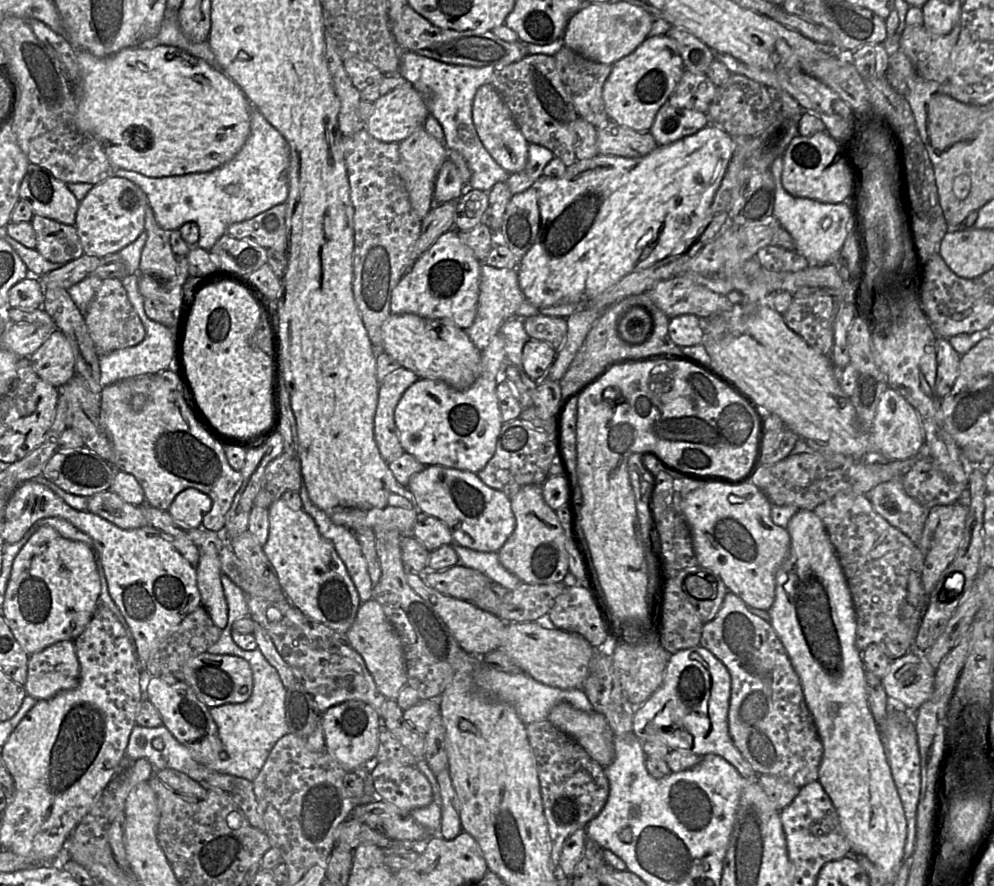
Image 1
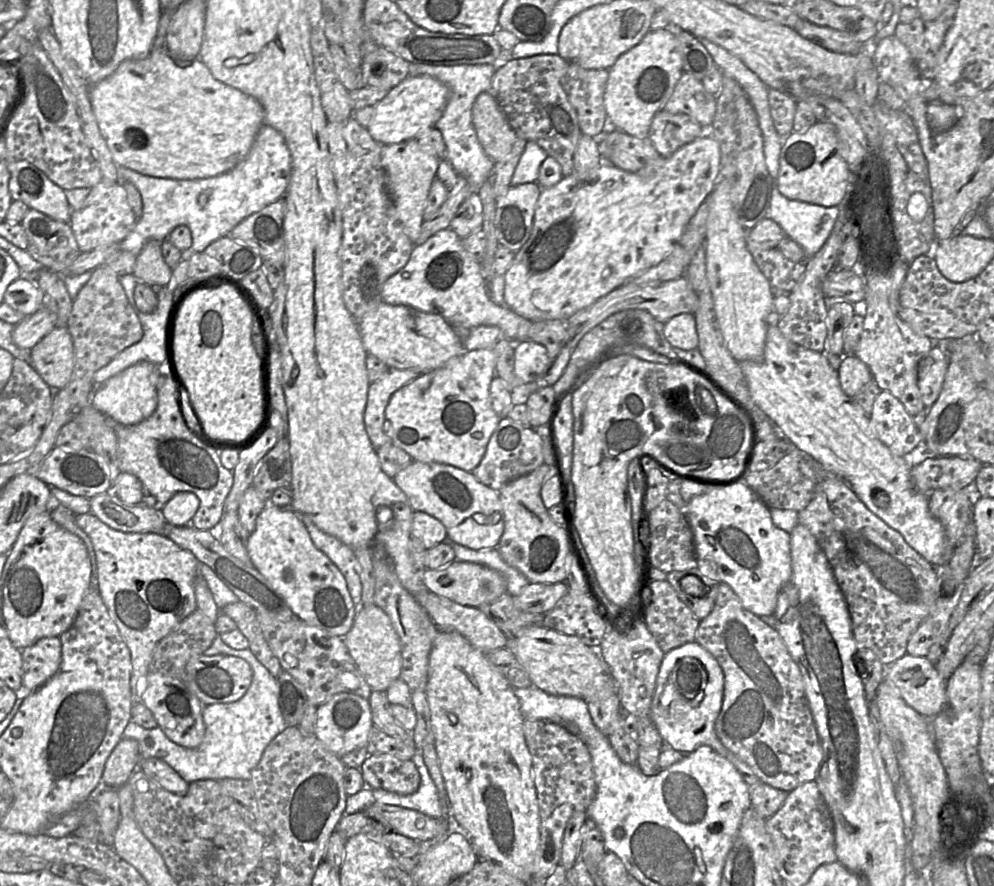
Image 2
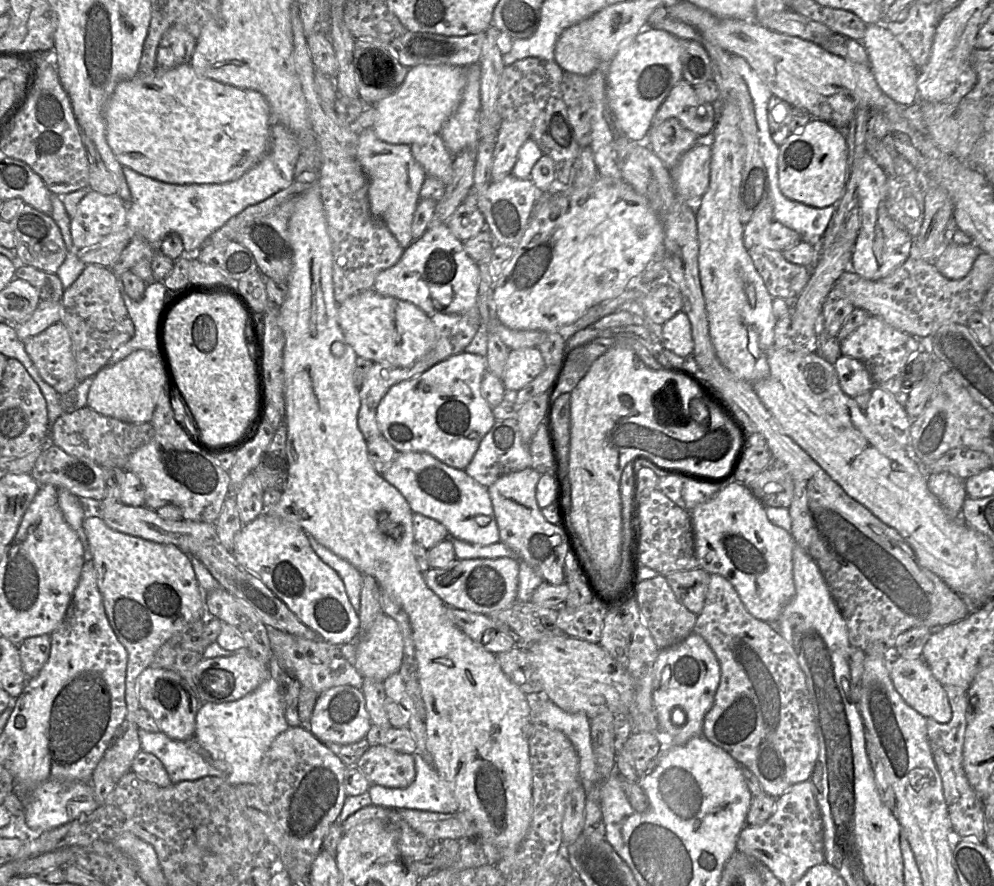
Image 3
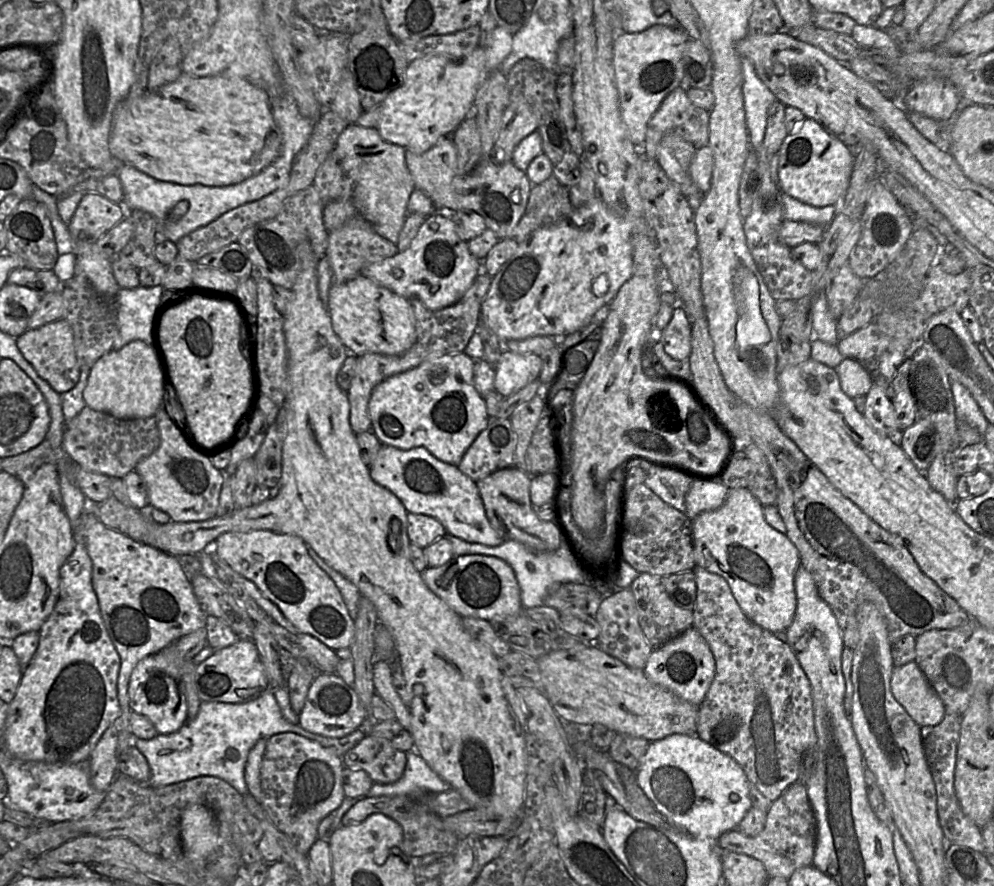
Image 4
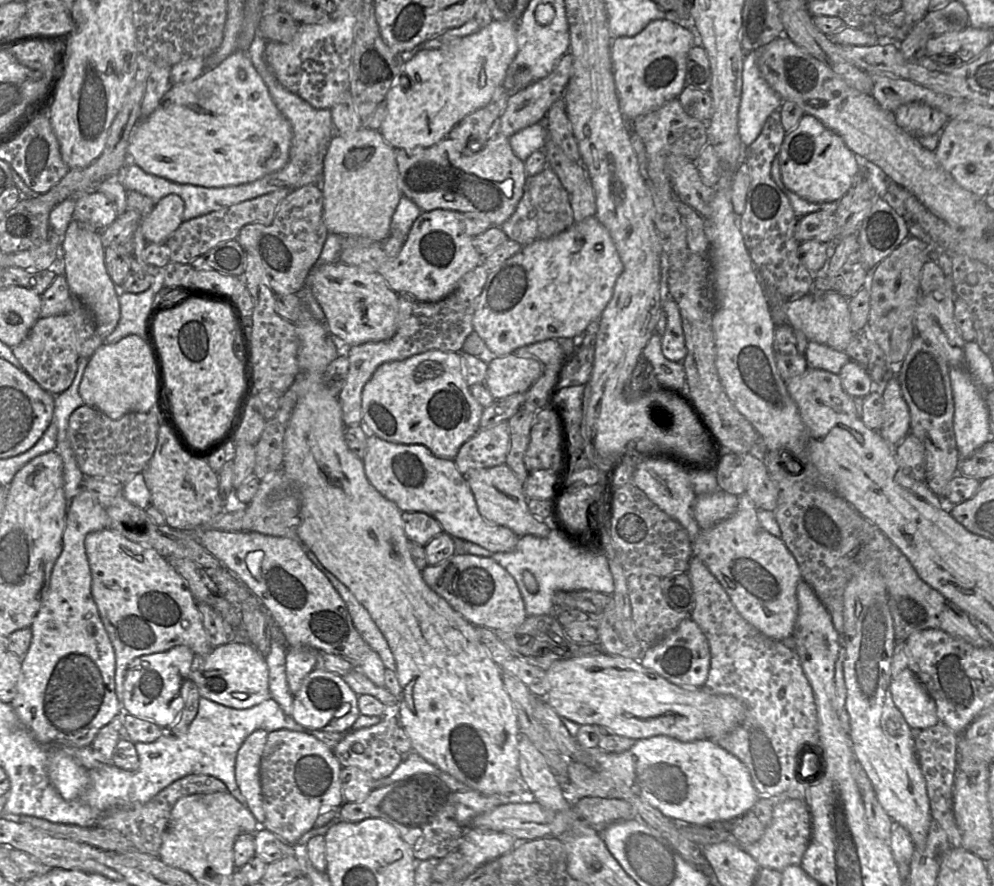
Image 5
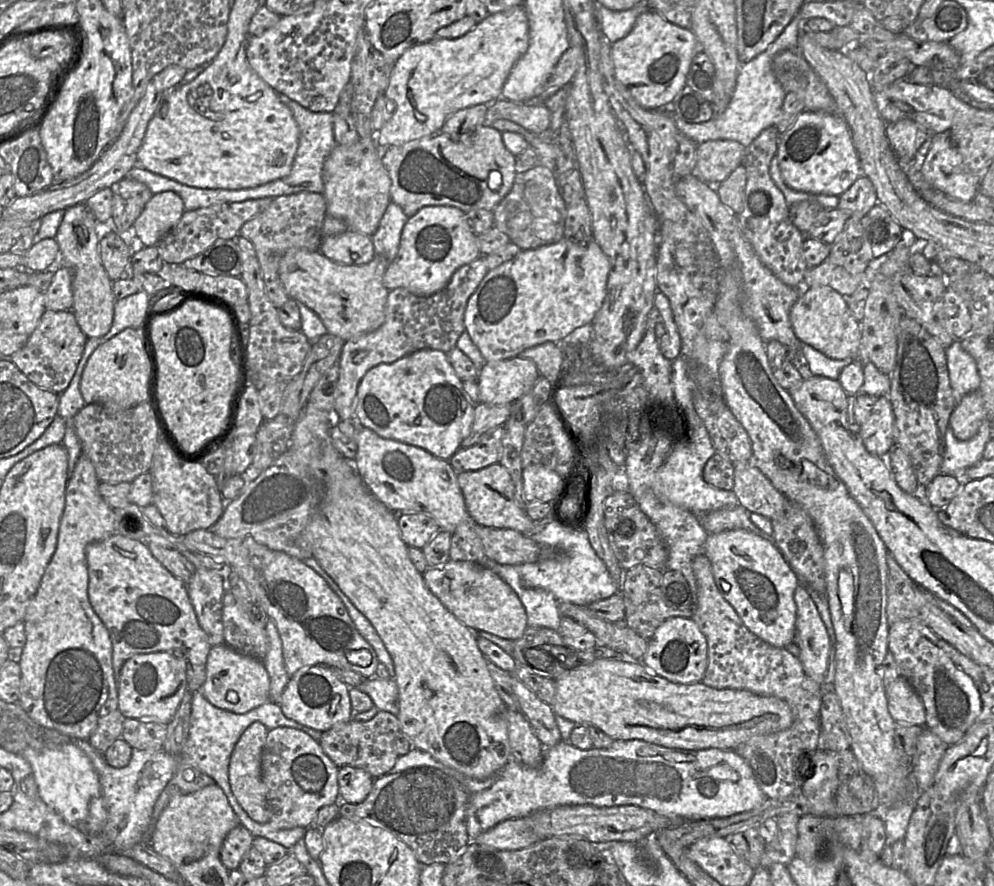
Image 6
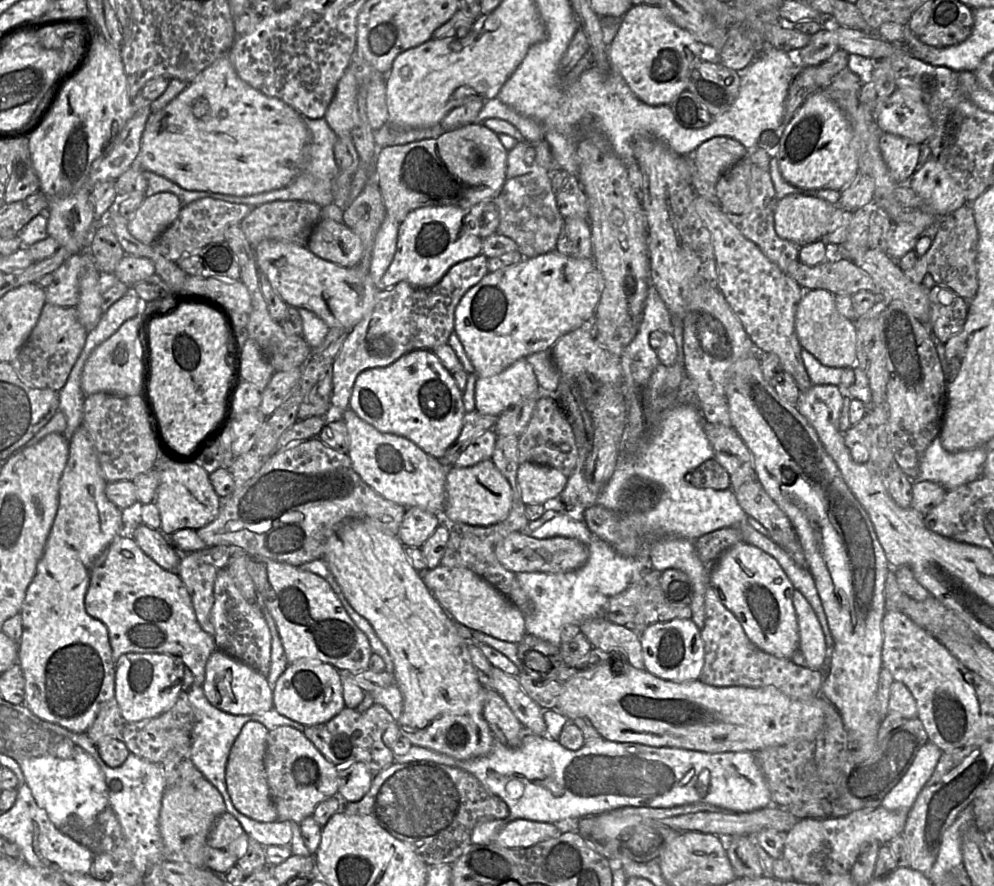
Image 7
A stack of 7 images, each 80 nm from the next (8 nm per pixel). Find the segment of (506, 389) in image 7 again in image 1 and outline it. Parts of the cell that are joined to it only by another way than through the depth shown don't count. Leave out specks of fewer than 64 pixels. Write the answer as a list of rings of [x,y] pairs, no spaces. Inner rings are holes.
[[[531,339],[523,347],[522,366],[532,380],[545,375],[555,360],[557,351],[547,342]]]

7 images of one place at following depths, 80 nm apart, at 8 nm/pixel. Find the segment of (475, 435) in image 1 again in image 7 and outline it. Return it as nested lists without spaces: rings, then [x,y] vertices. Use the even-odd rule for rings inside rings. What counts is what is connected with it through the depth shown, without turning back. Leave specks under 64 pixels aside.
[[[413,350],[388,366],[362,371],[355,380],[349,408],[380,432],[407,438],[437,459],[458,438],[466,414],[453,374],[430,350]]]

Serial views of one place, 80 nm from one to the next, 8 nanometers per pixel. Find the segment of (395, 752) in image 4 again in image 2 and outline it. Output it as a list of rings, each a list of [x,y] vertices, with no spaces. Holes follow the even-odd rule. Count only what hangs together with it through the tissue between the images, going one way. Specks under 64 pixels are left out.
[[[387,753],[370,755],[361,771],[366,787],[383,789],[401,795],[415,793],[421,782],[413,760],[401,760]]]

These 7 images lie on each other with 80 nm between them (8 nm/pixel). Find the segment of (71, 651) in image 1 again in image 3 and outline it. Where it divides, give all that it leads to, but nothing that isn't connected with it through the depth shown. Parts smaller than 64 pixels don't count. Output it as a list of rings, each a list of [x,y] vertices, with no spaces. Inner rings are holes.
[[[49,634],[29,637],[18,646],[21,663],[26,678],[34,678],[47,662],[50,649],[51,638]]]

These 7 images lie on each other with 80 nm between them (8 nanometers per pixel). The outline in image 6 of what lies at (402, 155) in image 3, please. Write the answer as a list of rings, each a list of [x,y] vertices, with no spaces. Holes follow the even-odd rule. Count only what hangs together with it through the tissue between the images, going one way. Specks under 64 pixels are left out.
[[[359,138],[351,145],[336,144],[323,165],[326,214],[343,220],[348,229],[370,237],[391,203],[391,179],[381,160],[389,147],[380,146],[374,138]]]

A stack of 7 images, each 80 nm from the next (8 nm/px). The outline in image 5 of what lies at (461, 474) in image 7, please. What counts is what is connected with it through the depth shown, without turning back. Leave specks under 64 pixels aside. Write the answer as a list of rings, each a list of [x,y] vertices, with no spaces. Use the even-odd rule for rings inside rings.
[[[506,464],[473,469],[463,475],[472,490],[479,513],[488,522],[507,527],[519,537],[525,535],[546,537],[552,529],[556,529],[552,521],[550,521],[552,527],[549,527],[545,521],[538,519],[529,511],[523,484]]]

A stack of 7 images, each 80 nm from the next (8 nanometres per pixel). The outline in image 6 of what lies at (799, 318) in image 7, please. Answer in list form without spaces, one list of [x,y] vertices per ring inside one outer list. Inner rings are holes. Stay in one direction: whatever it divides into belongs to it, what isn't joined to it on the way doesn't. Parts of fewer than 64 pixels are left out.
[[[830,287],[801,288],[800,292],[802,294],[791,307],[789,315],[794,334],[799,341],[831,359],[858,360],[861,328],[851,314],[846,298]]]

